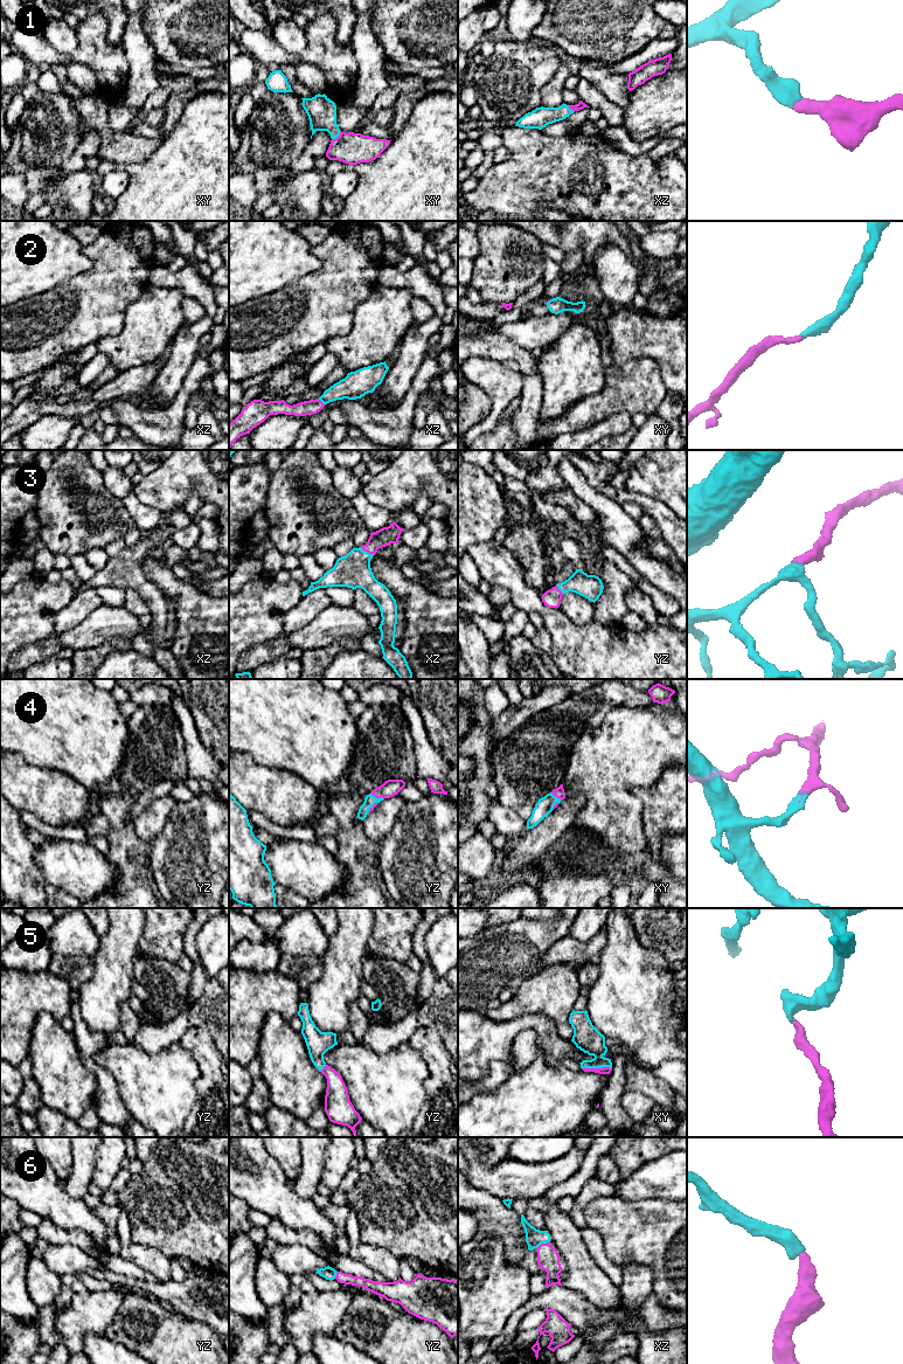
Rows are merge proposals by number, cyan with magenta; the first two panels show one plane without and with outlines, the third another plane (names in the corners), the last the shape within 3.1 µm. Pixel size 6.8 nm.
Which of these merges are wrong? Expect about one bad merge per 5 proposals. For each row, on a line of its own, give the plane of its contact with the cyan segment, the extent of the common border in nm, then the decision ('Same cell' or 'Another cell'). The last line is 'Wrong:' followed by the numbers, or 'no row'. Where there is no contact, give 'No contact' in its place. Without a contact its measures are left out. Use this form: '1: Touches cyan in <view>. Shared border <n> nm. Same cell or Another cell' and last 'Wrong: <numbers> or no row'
1: Touches cyan in xy. Shared border 90 nm. Same cell
2: Touches cyan in xz. Shared border 60 nm. Same cell
3: Touches cyan in xz. Shared border 110 nm. Same cell
4: Touches cyan in yz. Shared border 100 nm. Same cell
5: Touches cyan in xy. Shared border 200 nm. Same cell
6: Touches cyan in xz. Shared border 100 nm. Same cell
Wrong: no row

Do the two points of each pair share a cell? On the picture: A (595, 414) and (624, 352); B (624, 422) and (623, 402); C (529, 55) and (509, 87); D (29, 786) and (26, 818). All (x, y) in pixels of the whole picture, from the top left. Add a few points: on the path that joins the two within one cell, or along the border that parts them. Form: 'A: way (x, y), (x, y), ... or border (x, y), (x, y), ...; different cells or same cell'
A: border (645, 357), (634, 357), (623, 364), (615, 364); different cells
B: border (630, 415), (616, 413), (597, 422); different cells
C: way (523, 63), (509, 78); same cell
D: border (18, 809), (32, 812), (50, 826); different cells

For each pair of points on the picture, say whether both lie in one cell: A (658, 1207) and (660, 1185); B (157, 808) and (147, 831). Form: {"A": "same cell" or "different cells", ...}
{"A": "different cells", "B": "same cell"}

